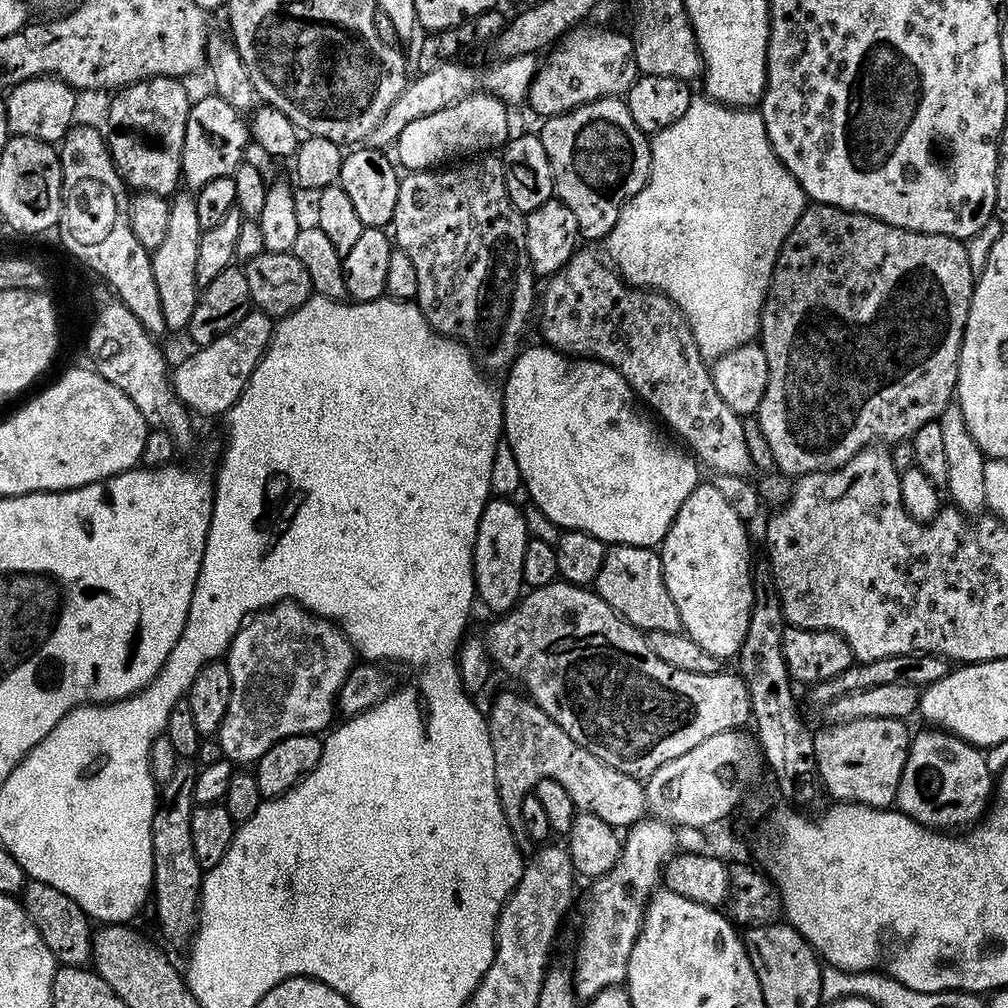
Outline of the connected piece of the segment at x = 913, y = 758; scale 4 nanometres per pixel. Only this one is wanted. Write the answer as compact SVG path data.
M926 728L926 731L913 737L911 750L908 752L907 768L903 771L902 782L899 784L899 794L897 796L897 809L904 816L910 817L916 823L923 825L934 824L933 827L938 828L942 818L938 814L934 814L936 808L934 802L942 788L944 776L942 773L950 768L947 761L951 756L962 762L964 761L964 772L952 780L945 782L945 790L942 796L943 800L952 804L961 802L958 812L957 824L964 826L978 819L983 810L984 804L982 800L986 799L992 792L992 772L987 762L982 758L983 753L977 749L967 749L967 744L961 739L954 739L951 735L942 733L936 728Z

